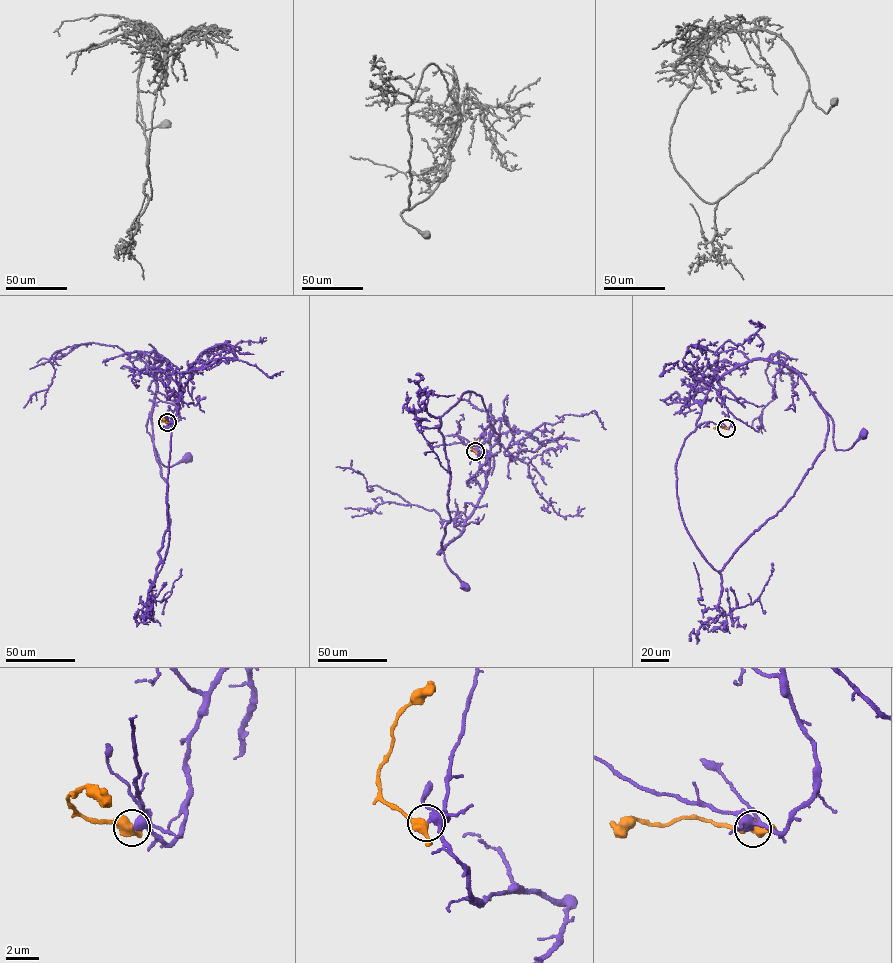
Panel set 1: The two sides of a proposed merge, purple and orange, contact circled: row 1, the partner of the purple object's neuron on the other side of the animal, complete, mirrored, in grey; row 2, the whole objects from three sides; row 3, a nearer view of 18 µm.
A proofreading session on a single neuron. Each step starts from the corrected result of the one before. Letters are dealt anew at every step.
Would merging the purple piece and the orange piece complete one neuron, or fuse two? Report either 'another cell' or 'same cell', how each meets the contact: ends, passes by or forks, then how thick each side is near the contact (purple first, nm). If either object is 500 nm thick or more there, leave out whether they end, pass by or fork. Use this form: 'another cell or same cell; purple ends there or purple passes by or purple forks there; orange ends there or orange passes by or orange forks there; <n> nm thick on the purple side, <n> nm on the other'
another cell; purple forks there; orange passes by; 300 nm thick on the purple side, 480 nm on the other

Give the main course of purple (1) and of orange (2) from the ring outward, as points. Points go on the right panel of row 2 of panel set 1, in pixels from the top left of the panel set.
1: (726, 428), (717, 379), (768, 359), (798, 373), (833, 421), (836, 449), (863, 434)
2: (726, 428), (714, 429)

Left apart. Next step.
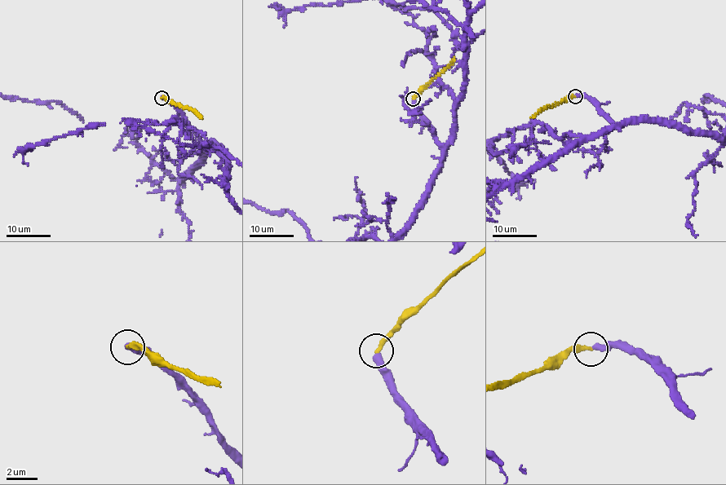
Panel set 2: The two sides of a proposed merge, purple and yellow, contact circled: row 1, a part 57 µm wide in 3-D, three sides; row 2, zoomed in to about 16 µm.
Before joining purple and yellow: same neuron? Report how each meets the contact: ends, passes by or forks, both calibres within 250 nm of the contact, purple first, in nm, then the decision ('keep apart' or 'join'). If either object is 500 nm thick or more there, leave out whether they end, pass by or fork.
purple ends there; yellow ends there; 400 nm thick on the purple side, 320 nm on the other; keep apart

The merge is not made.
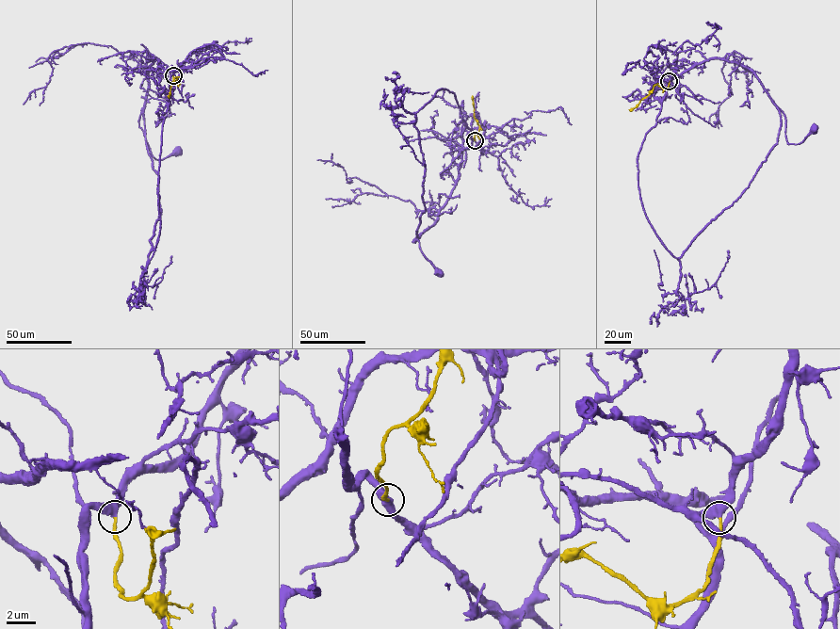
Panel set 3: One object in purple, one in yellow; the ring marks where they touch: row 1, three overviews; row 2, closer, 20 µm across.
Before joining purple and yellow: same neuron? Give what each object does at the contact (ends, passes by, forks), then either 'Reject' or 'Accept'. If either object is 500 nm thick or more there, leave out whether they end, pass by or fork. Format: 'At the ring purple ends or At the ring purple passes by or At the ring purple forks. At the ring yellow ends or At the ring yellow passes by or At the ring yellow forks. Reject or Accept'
At the ring purple passes by. At the ring yellow ends. Accept

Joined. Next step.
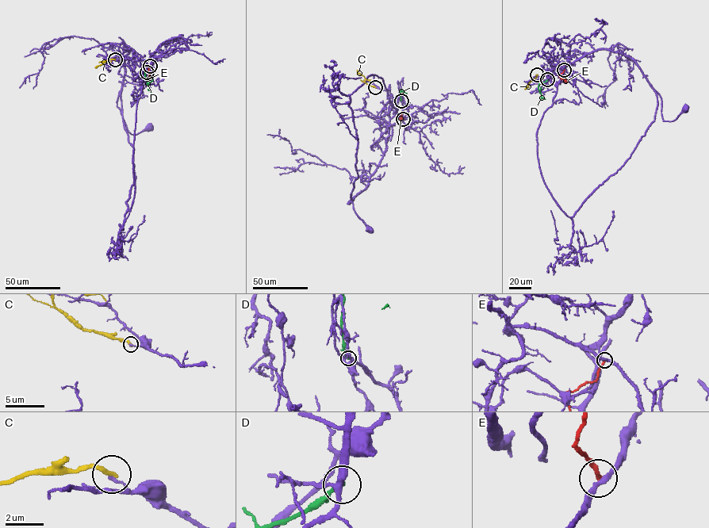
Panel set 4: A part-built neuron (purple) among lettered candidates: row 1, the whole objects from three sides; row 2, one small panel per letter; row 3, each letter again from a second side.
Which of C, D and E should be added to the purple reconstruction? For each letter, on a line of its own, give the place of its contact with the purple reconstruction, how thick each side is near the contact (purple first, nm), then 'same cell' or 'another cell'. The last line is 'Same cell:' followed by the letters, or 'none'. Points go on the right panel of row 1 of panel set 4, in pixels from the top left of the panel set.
C: contact (537, 74); calibres 140 and 280 nm; another cell
D: contact (547, 79); calibres 280 and 180 nm; another cell
E: contact (564, 70); calibres 280 and 220 nm; another cell
Same cell: none

